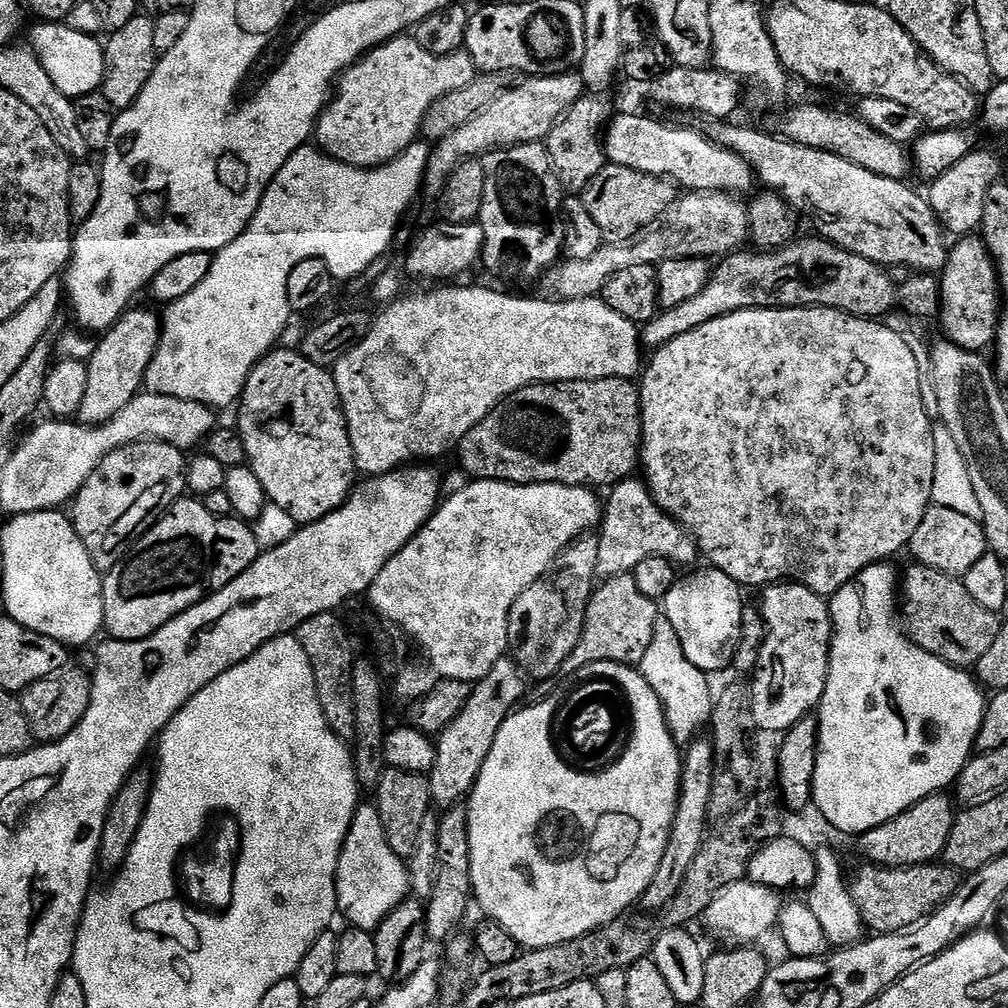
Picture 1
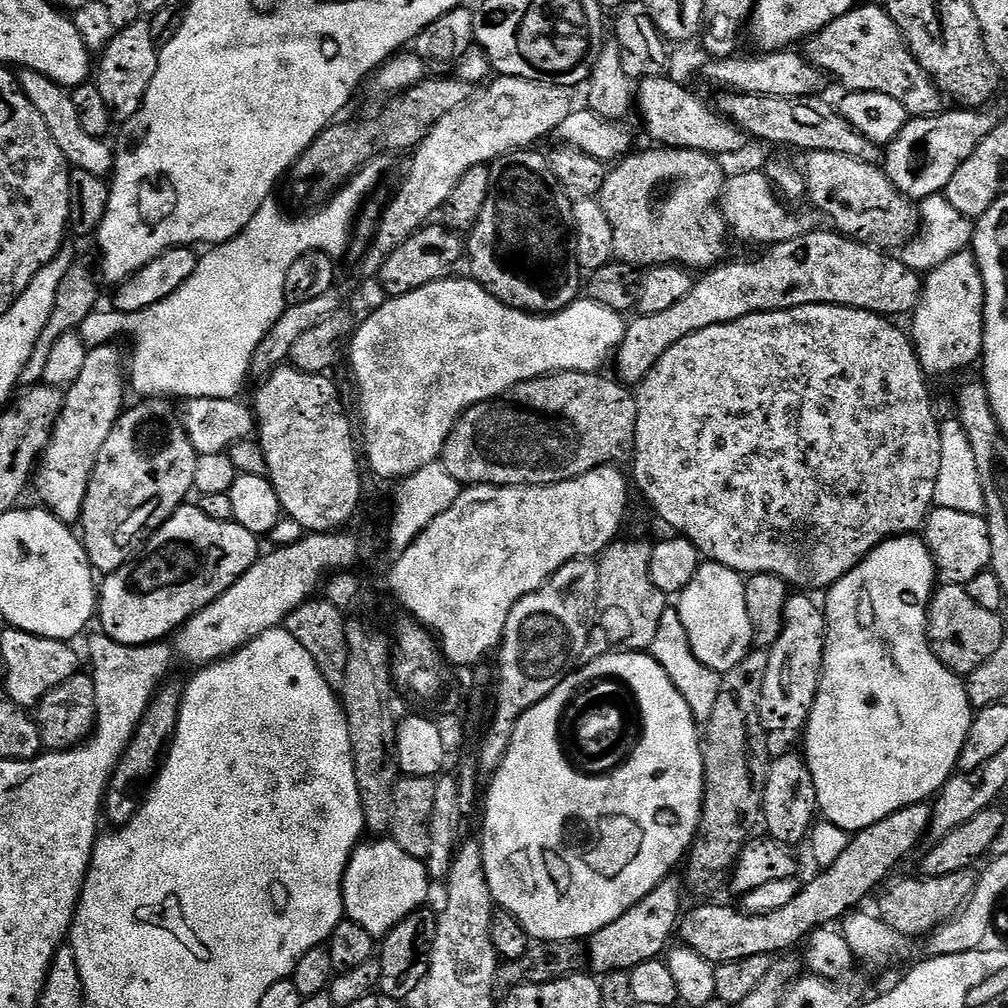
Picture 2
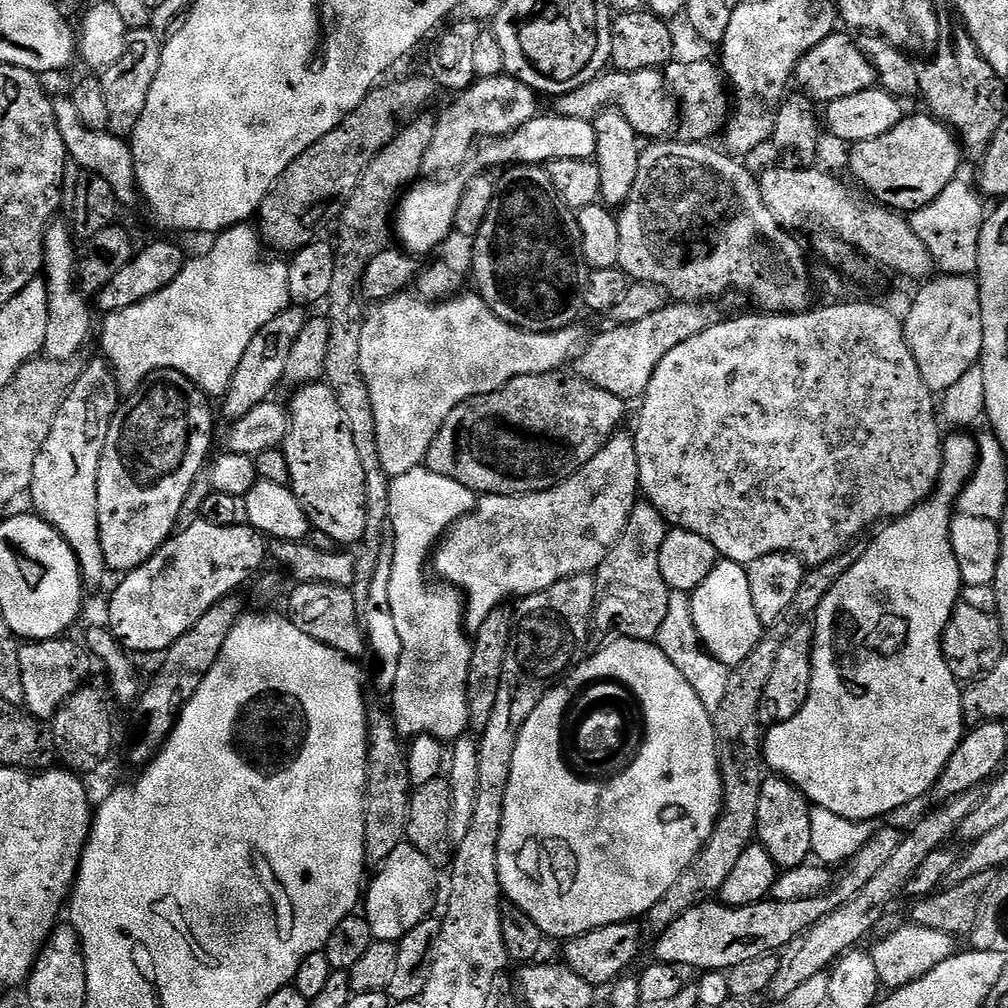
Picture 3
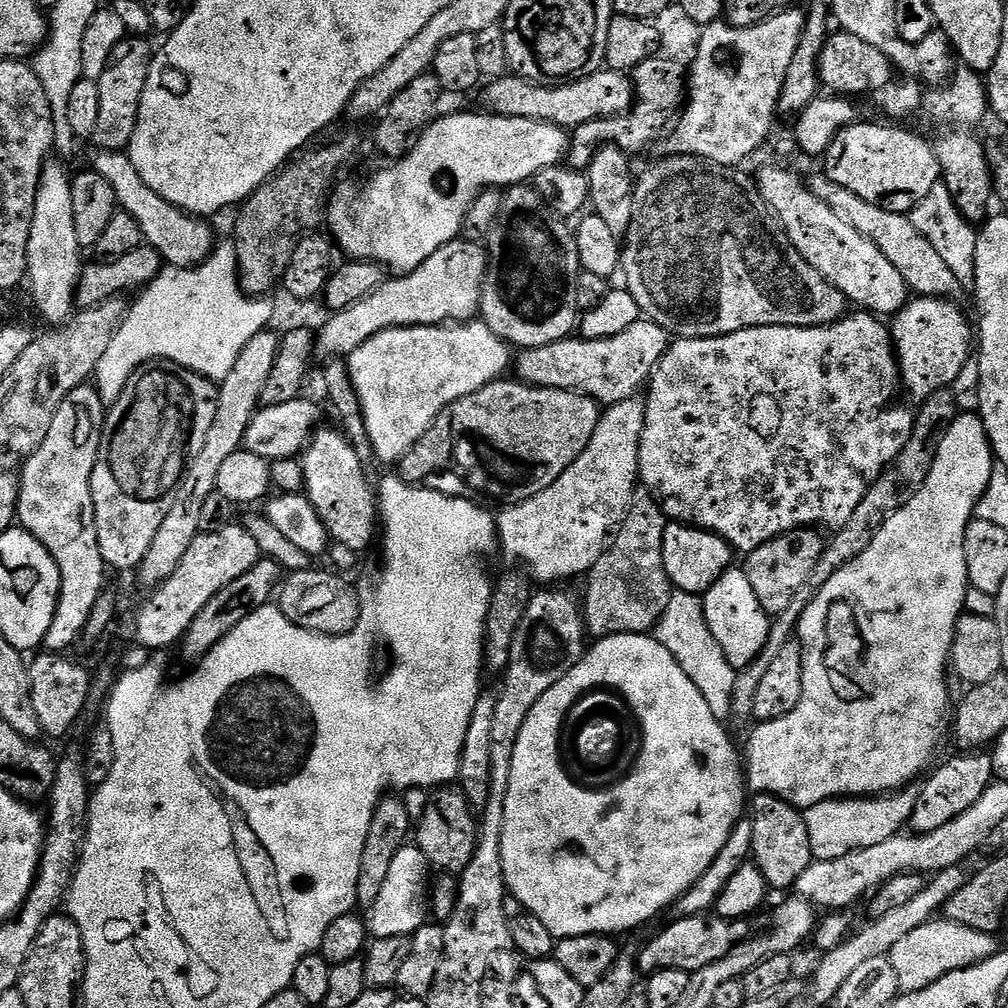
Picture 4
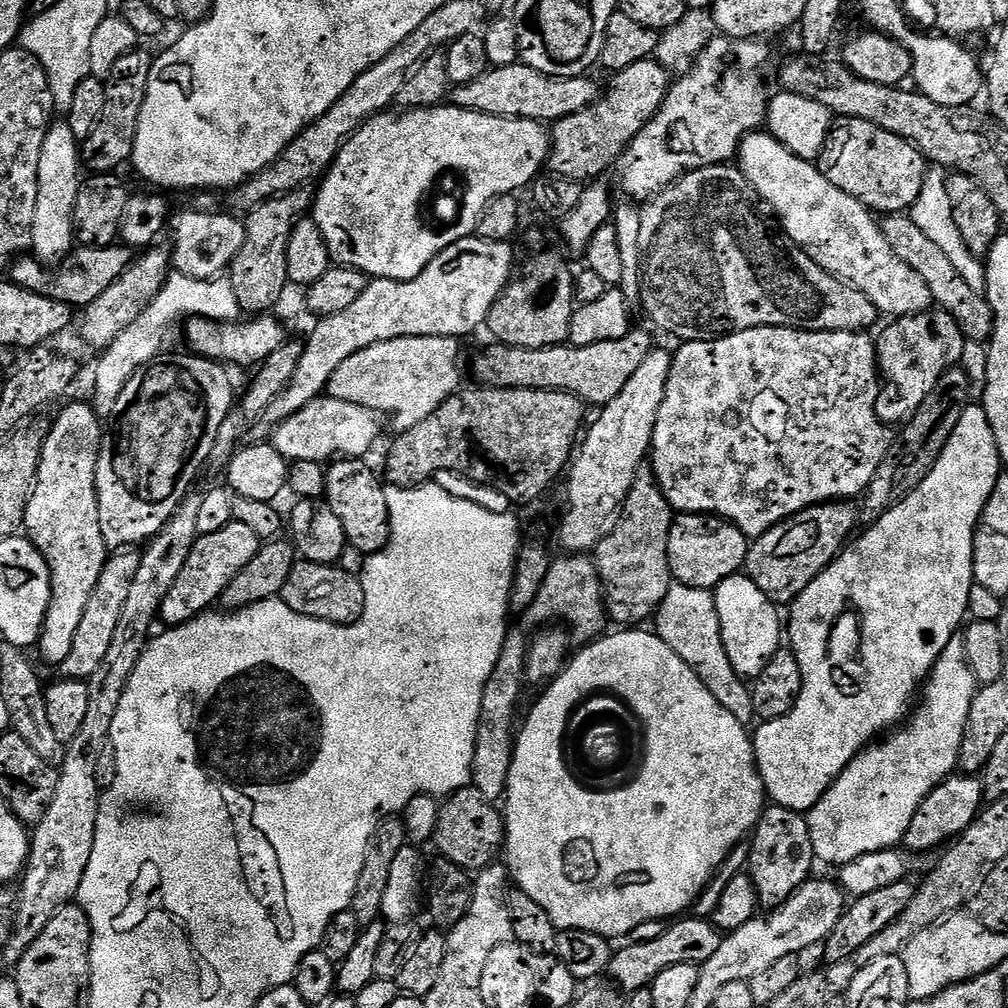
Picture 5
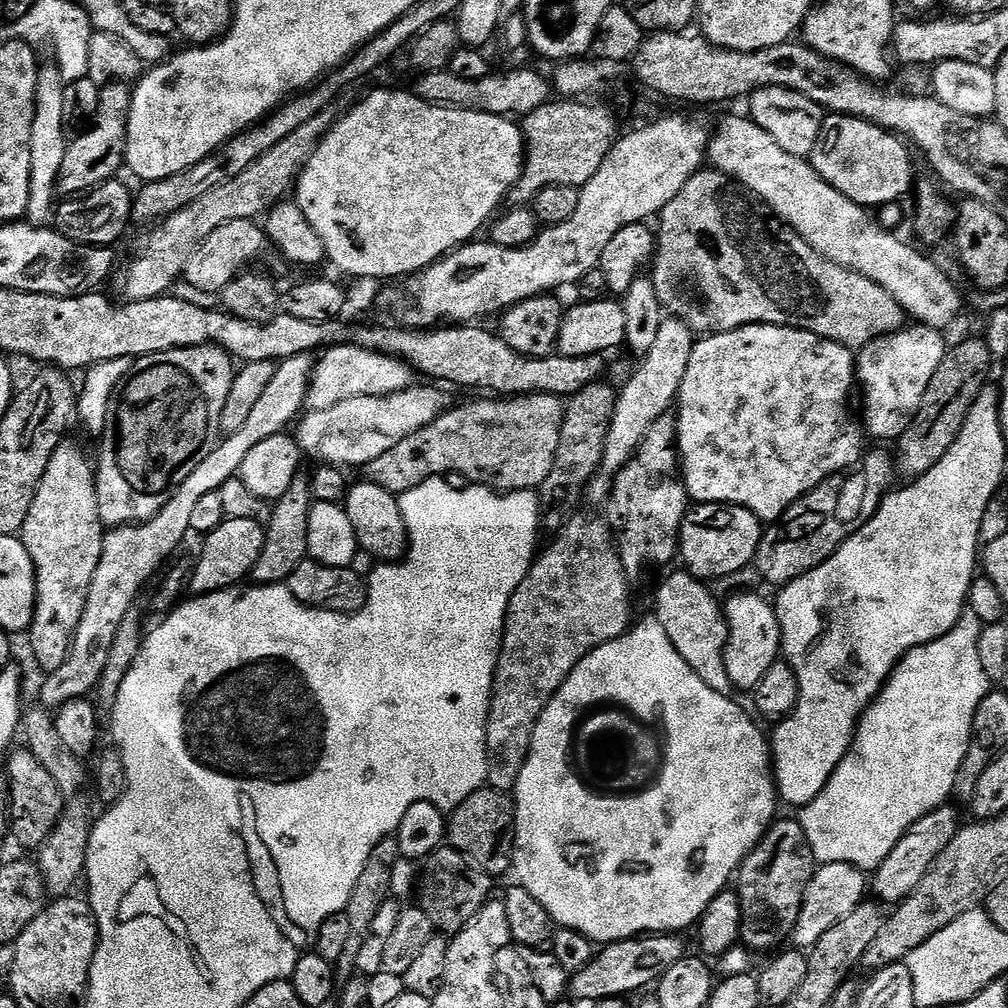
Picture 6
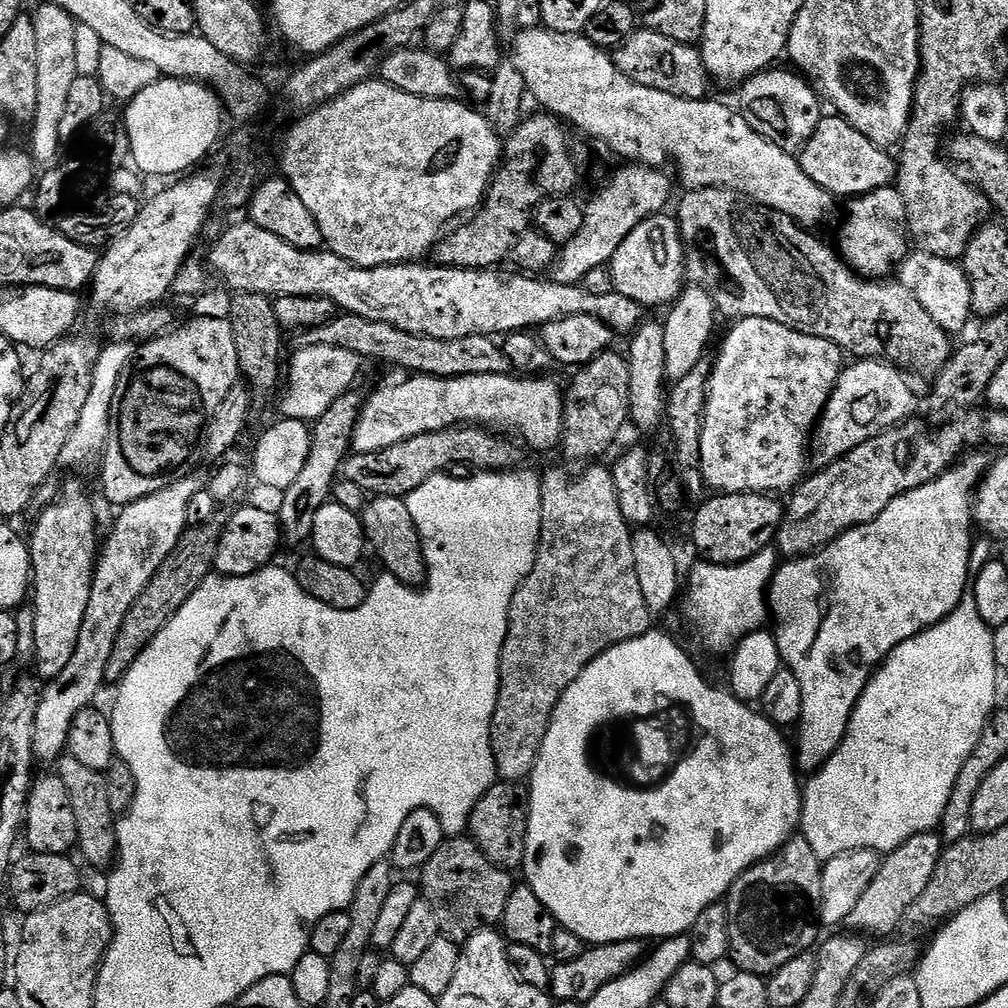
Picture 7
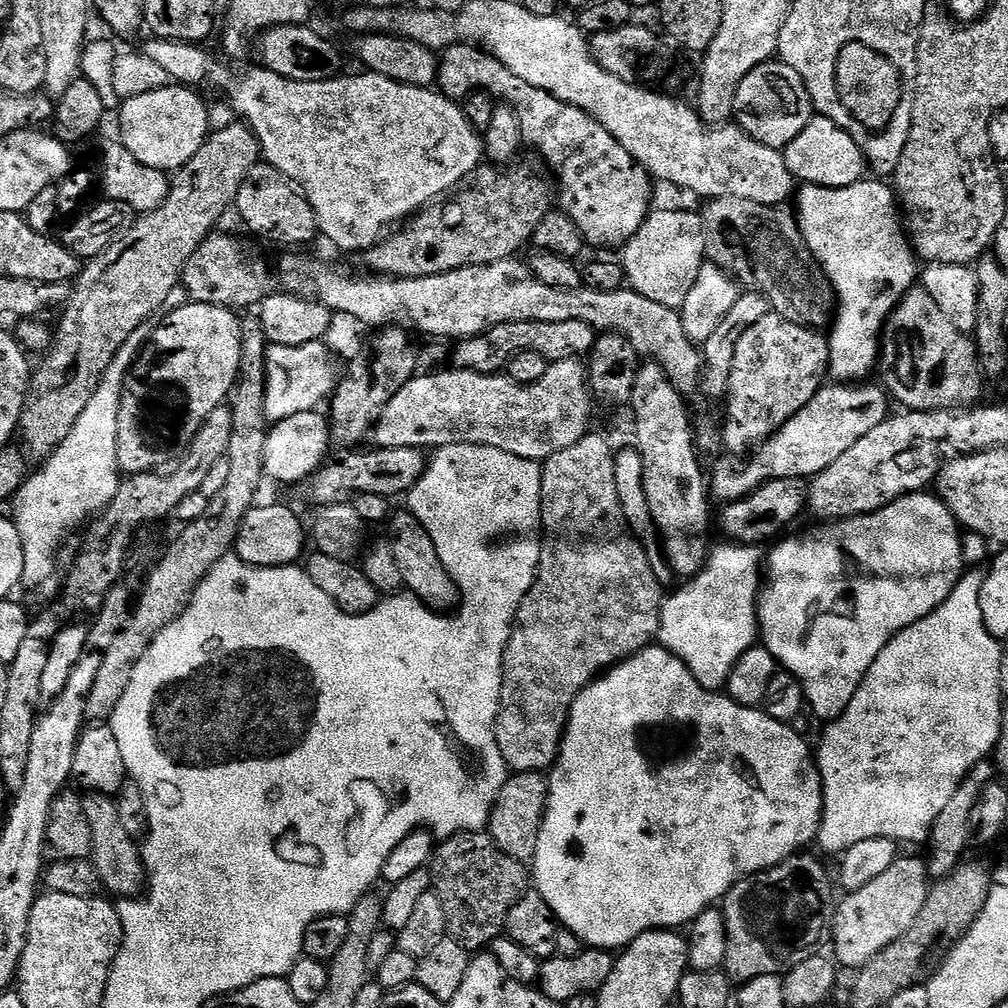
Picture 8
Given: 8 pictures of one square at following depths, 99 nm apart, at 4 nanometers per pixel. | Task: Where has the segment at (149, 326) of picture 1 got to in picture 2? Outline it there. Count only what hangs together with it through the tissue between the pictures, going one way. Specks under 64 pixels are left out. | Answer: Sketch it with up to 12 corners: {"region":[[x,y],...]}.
{"region":[[88,349],[34,476],[80,519],[96,455],[126,408],[126,356]]}

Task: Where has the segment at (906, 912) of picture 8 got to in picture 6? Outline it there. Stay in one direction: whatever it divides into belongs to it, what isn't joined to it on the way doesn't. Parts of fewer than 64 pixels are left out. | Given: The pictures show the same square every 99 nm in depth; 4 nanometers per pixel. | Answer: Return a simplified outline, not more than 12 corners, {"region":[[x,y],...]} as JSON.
{"region":[[947,803],[918,818],[874,869],[877,901],[895,906],[926,878],[962,827]]}

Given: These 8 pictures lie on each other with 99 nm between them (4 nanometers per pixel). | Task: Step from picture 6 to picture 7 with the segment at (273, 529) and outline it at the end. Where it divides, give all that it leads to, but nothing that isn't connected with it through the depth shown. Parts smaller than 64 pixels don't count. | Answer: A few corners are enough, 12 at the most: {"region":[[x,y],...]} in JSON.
{"region":[[362,396],[311,425],[310,458],[283,489],[283,543],[307,545],[352,452]]}

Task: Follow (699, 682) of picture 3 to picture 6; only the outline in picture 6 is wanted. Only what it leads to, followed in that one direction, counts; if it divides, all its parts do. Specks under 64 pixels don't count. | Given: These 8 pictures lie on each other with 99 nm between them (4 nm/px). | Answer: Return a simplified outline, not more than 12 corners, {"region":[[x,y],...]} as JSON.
{"region":[[672,572],[655,616],[686,666],[759,717],[752,692],[734,691],[724,651],[728,621],[705,581]]}

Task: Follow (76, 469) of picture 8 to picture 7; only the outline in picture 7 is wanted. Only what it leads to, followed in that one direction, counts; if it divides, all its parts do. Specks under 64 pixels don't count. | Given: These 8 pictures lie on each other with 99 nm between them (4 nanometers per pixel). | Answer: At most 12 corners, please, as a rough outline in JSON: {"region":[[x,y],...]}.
{"region":[[128,342],[101,347],[90,398],[60,463],[84,468],[108,444],[114,390],[134,356]]}

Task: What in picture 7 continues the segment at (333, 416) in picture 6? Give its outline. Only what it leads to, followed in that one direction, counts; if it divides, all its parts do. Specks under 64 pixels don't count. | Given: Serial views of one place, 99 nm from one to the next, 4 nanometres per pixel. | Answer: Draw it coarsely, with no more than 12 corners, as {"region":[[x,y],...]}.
{"region":[[412,374],[363,401],[352,452],[483,426],[561,443],[565,393],[516,374]]}

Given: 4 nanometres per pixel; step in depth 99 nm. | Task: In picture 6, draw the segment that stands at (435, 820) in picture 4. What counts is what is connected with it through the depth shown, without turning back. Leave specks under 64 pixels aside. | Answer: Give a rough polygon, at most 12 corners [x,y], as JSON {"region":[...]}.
{"region":[[479,788],[446,840],[489,876],[511,873],[513,797]]}

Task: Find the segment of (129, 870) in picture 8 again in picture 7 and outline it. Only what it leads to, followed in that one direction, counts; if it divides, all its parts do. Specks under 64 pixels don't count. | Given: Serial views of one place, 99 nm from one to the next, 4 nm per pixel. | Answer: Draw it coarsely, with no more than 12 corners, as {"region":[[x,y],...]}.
{"region":[[78,758],[54,772],[70,790],[78,852],[107,869],[117,857],[118,816],[107,775]]}

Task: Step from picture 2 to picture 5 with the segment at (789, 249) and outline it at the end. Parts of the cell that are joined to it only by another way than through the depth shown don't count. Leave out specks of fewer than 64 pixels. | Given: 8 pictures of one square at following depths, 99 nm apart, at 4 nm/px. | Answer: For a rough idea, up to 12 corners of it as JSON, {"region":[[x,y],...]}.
{"region":[[633,327],[614,342],[510,348],[476,360],[489,388],[573,392],[608,404],[654,350]]}

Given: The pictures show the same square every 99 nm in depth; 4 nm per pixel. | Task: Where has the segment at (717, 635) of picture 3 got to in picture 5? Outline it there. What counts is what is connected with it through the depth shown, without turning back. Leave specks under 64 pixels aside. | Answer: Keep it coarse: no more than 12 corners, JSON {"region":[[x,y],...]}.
{"region":[[747,574],[714,590],[722,646],[742,678],[782,647],[782,620]]}

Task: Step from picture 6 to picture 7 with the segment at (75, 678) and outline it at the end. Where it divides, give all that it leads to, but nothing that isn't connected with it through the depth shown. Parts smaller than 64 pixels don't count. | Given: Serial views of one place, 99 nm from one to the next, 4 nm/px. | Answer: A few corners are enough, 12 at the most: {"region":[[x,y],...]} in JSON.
{"region":[[183,480],[119,509],[74,658],[40,692],[33,757],[67,753],[118,630],[188,527]]}

